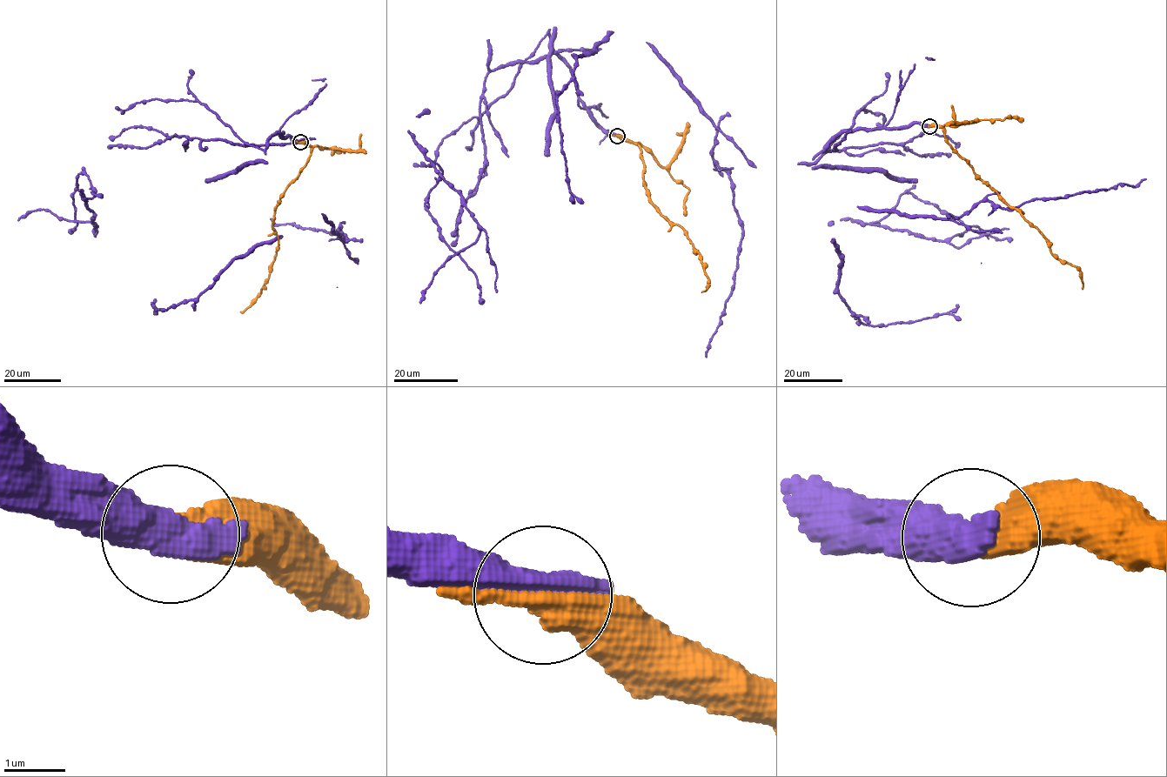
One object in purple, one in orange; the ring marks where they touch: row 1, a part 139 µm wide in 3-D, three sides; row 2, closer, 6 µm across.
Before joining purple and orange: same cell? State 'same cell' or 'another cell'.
same cell

